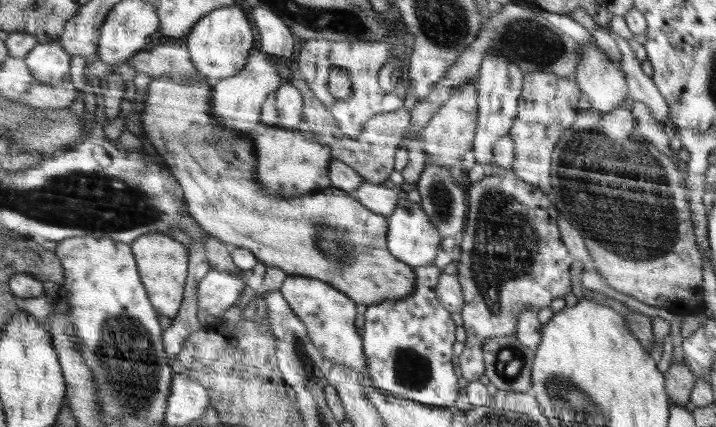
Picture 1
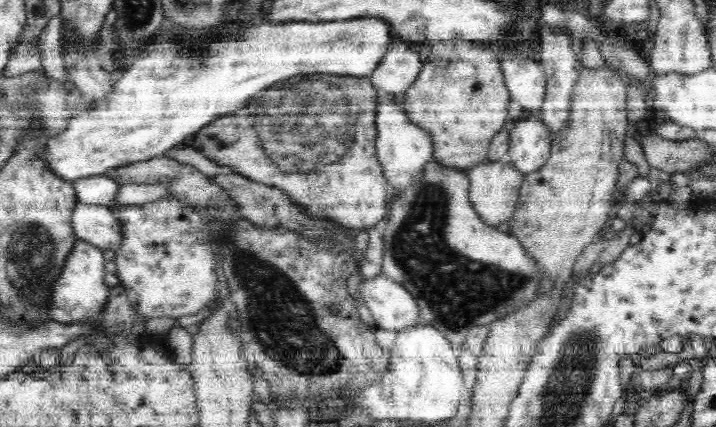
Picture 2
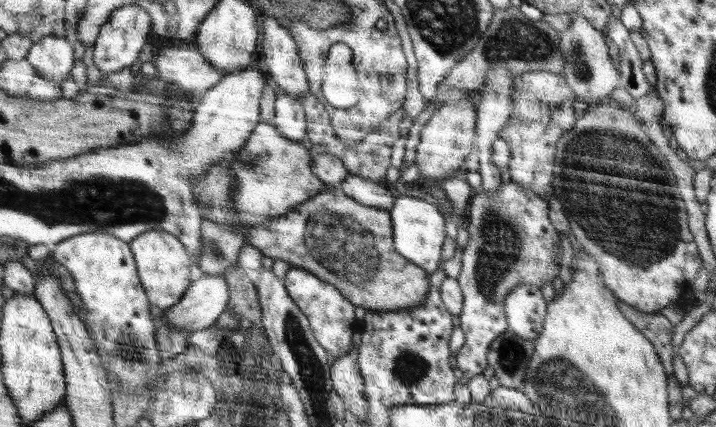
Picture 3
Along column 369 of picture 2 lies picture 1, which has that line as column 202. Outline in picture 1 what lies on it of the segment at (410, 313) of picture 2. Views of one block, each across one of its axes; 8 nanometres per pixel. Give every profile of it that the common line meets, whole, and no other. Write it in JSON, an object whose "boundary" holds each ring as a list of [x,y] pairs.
{"boundary":[[[212,268],[199,284],[197,310],[212,314],[212,319],[220,317],[238,302],[248,287],[247,282],[246,272],[242,269],[233,273]]]}

